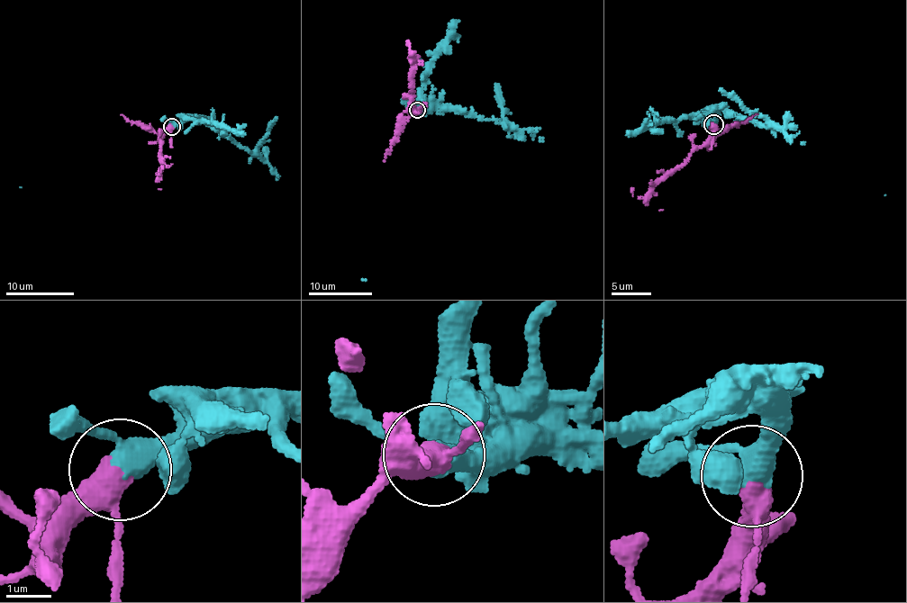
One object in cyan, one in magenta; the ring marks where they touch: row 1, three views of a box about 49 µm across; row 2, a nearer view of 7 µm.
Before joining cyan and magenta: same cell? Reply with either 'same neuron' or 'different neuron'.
different neuron

